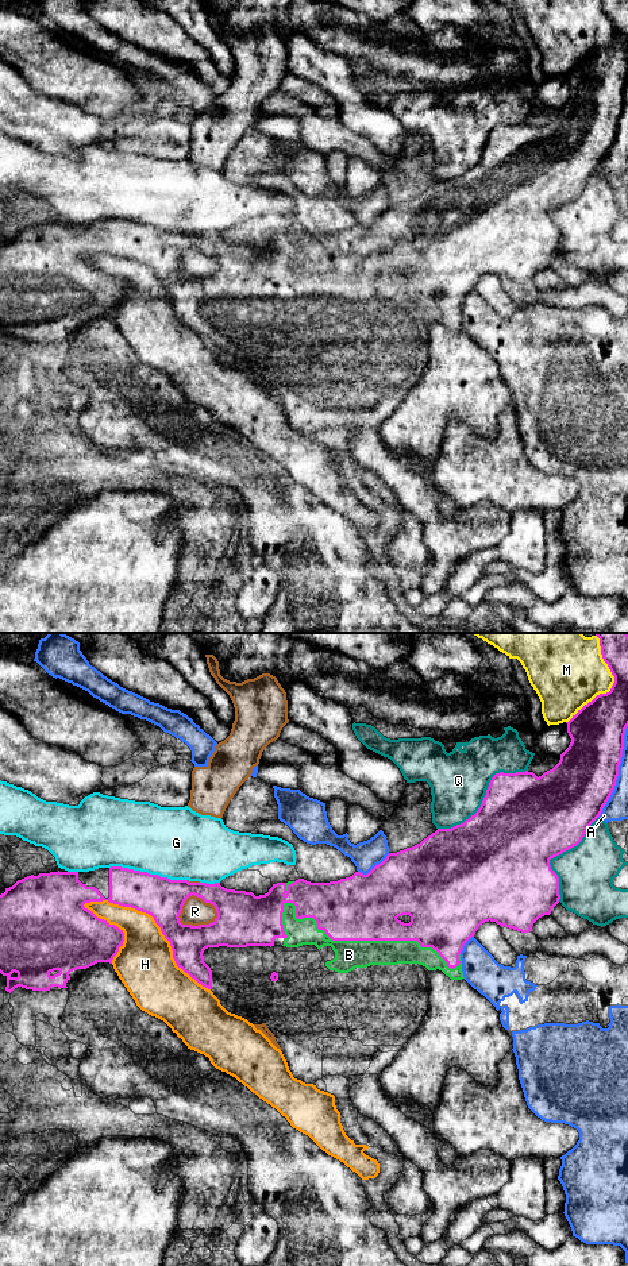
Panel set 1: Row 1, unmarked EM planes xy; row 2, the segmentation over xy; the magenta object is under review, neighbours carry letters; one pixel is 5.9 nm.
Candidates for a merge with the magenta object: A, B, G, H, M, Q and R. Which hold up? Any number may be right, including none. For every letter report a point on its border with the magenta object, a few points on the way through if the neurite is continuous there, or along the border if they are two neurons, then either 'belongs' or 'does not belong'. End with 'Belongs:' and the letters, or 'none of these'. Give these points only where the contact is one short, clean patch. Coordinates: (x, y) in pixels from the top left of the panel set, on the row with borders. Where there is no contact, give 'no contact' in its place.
A: meets magenta in xy at (374, 867); does not belong
B: meets magenta in xy at (366, 940); belongs
G: meets magenta in xy at (149, 873); does not belong
H: meets magenta in xy at (157, 923); does not belong
M: meets magenta in xy at (613, 684); does not belong
Q: meets magenta in xy at (485, 796); does not belong
R: meets magenta in xy at (197, 926); does not belong
Belongs: B

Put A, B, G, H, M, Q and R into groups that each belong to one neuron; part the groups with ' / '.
A / B / G / H / M / Q / R

